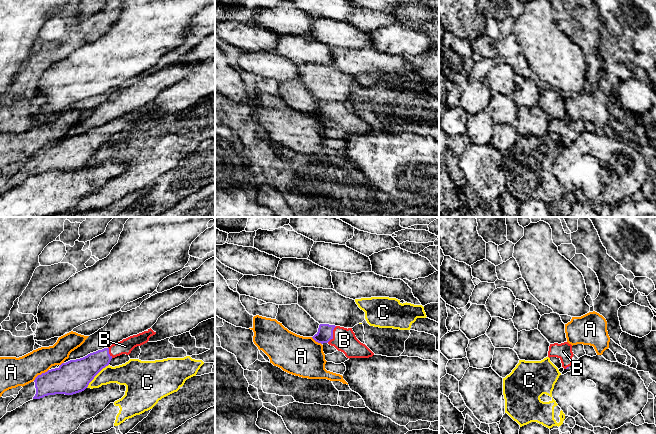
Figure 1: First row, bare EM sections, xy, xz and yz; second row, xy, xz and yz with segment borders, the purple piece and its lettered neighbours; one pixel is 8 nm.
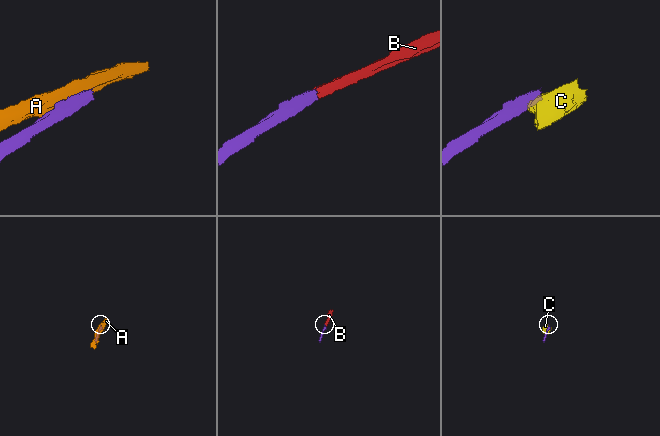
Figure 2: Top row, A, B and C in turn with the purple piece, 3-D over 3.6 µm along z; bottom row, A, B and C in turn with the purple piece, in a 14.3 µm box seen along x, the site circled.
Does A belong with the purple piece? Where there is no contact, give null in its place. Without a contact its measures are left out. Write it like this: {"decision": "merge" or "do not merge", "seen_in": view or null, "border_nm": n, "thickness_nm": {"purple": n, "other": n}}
{"decision": "do not merge", "seen_in": "xy", "border_nm": 160, "thickness_nm": {"purple": 260, "other": 240}}

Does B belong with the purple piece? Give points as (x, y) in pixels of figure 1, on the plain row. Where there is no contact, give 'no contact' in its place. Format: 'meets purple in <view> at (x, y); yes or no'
meets purple in xz at (332, 110); yes

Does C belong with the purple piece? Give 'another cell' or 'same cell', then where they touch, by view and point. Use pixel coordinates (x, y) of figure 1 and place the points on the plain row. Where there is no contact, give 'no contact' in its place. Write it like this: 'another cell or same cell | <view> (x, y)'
another cell | xy (96, 150)

